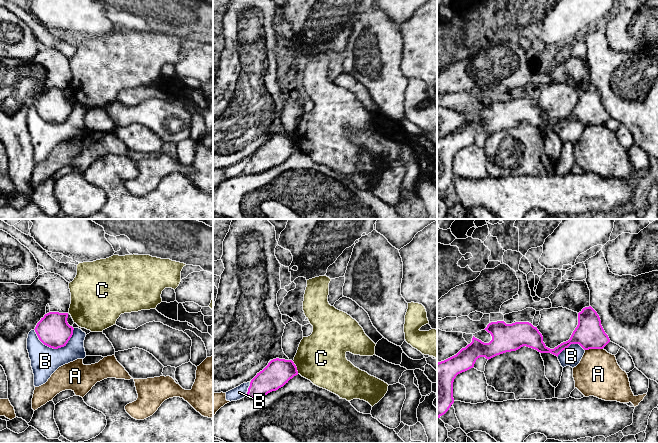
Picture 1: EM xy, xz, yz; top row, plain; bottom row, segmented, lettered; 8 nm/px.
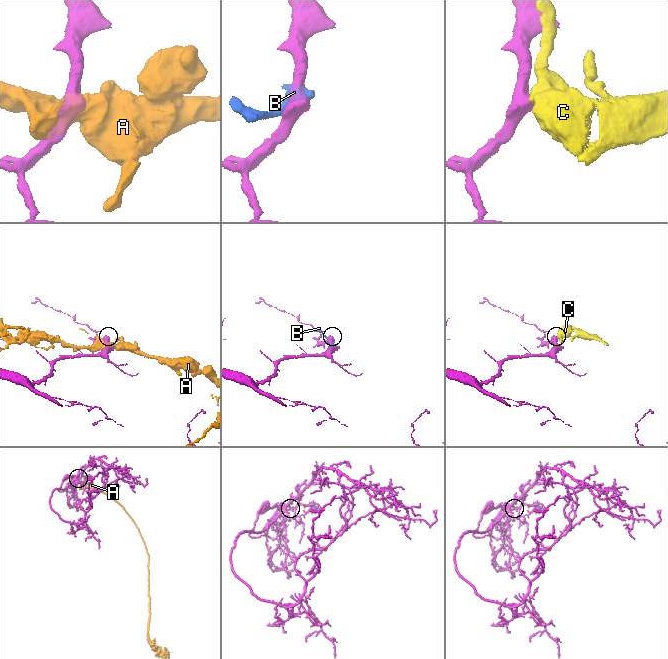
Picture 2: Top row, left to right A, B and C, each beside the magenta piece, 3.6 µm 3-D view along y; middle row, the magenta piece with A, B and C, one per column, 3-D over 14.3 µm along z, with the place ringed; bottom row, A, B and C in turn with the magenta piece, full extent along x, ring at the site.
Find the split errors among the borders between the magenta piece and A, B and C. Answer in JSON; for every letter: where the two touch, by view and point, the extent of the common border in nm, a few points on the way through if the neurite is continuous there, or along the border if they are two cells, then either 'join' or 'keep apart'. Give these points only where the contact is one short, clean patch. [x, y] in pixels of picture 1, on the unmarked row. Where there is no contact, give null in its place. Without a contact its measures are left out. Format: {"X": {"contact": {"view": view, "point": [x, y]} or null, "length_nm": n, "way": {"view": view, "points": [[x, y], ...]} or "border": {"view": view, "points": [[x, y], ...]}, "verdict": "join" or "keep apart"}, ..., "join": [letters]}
{"A": {"contact": {"view": "yz", "point": [593, 124]}, "length_nm": 140, "verdict": "keep apart"}, "B": {"contact": {"view": "xy", "point": [55, 124]}, "length_nm": 320, "verdict": "keep apart"}, "C": {"contact": {"view": "xz", "point": [296, 143]}, "length_nm": 120, "border": {"view": "xz", "points": [[292, 137], [298, 149]]}, "verdict": "keep apart"}, "join": []}

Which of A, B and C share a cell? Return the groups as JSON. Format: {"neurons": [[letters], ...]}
{"neurons": [["A"], ["B"], ["C"]]}

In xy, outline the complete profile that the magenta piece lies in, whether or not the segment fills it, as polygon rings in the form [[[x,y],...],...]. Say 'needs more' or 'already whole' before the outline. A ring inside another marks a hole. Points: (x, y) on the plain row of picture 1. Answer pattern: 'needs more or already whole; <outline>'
already whole; [[[49,88],[37,99],[35,108],[46,122],[58,125],[66,122],[74,104],[67,98],[68,89]]]

